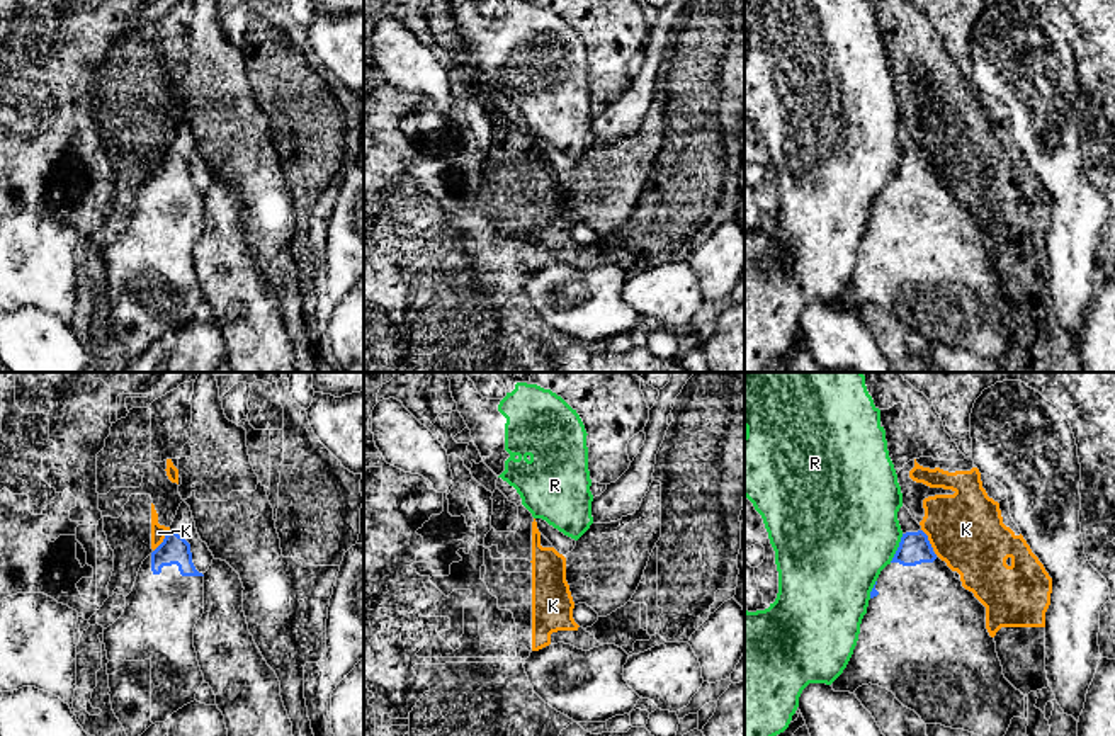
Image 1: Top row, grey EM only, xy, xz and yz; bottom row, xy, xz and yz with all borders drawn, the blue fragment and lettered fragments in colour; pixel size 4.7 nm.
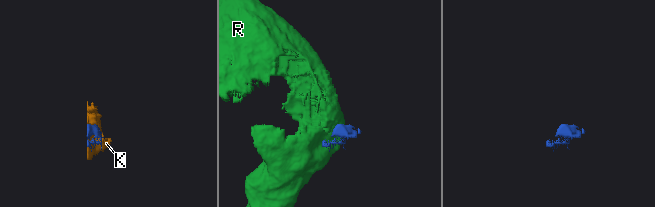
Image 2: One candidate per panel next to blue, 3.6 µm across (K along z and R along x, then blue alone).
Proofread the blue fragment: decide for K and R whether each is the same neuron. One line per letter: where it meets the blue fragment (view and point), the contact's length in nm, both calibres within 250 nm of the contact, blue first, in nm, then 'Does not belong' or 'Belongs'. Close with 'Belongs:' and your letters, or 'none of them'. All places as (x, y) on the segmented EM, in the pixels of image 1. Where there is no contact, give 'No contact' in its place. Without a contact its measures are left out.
K: Touches blue at xy (164, 541). Shared border 130 nm. Thickness 140 nm (blue) against 70 nm. Does not belong
R: Touches blue at yz (898, 548). Shared border 150 nm. Thickness 150 nm (blue) against 480 nm. Does not belong
Belongs: none of them

